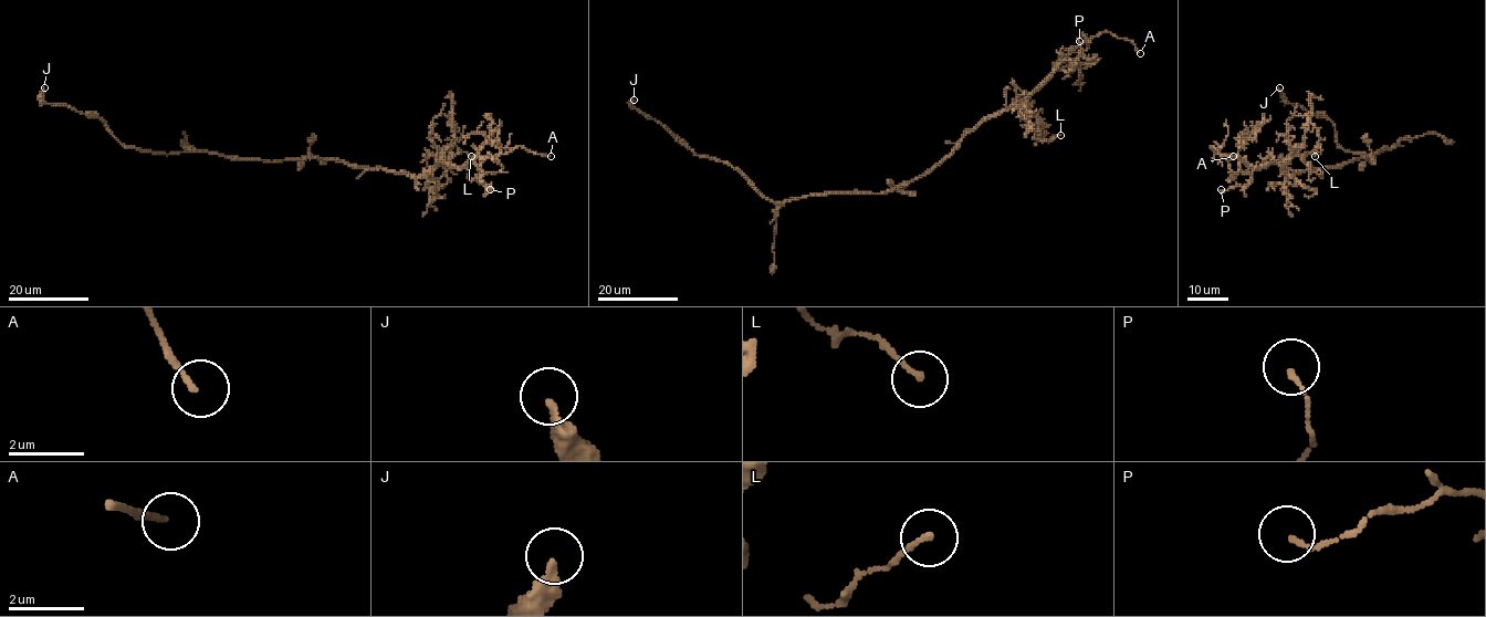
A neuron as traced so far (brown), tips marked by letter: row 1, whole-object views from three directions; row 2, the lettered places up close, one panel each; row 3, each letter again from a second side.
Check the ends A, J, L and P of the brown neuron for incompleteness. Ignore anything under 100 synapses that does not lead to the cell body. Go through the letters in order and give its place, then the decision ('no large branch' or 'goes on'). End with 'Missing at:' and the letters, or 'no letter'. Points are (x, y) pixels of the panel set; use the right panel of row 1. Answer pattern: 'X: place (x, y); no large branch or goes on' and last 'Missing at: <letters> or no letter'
A: place (1233, 156); goes on
J: place (1279, 87); no large branch
L: place (1315, 156); no large branch
P: place (1221, 189); no large branch
Missing at: A

